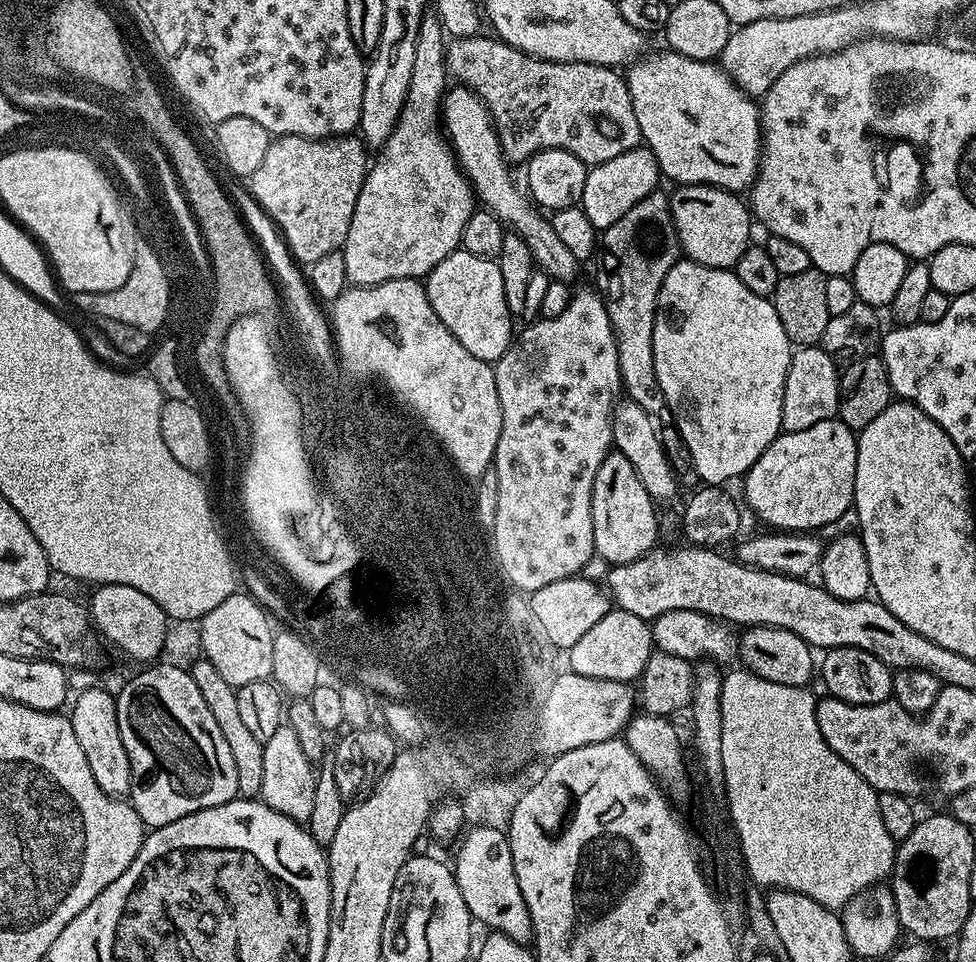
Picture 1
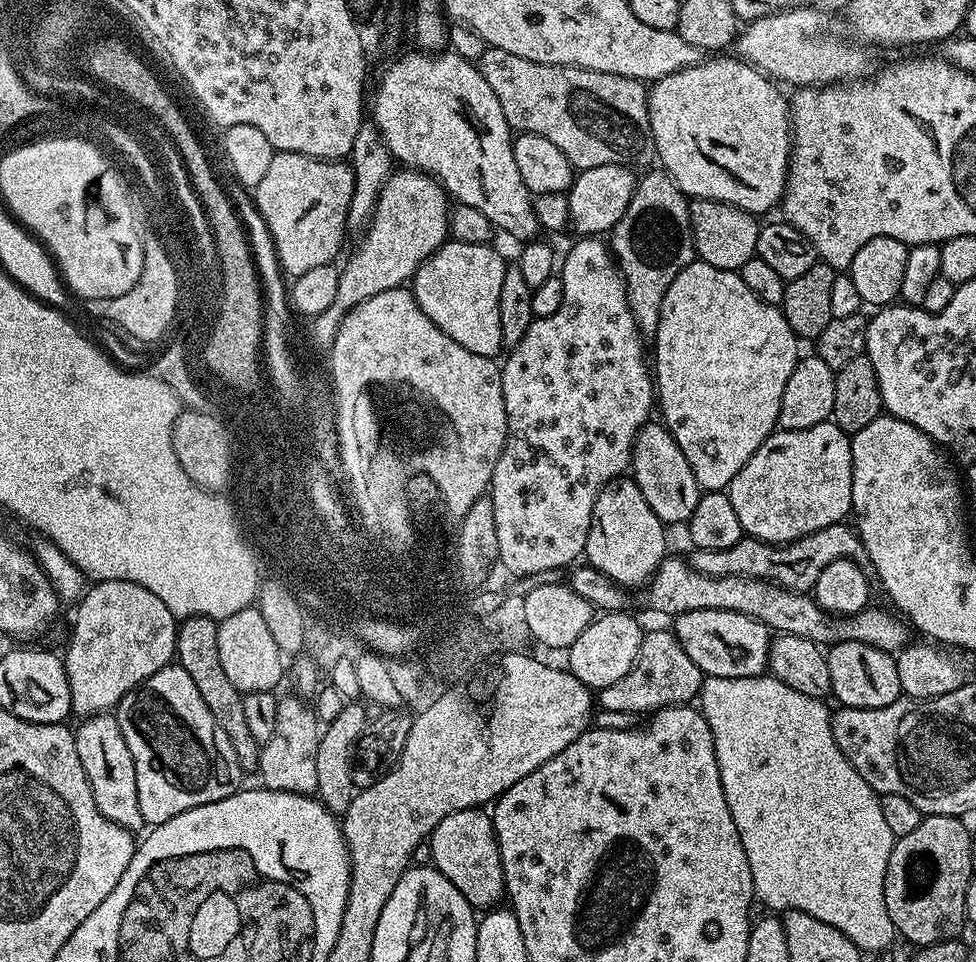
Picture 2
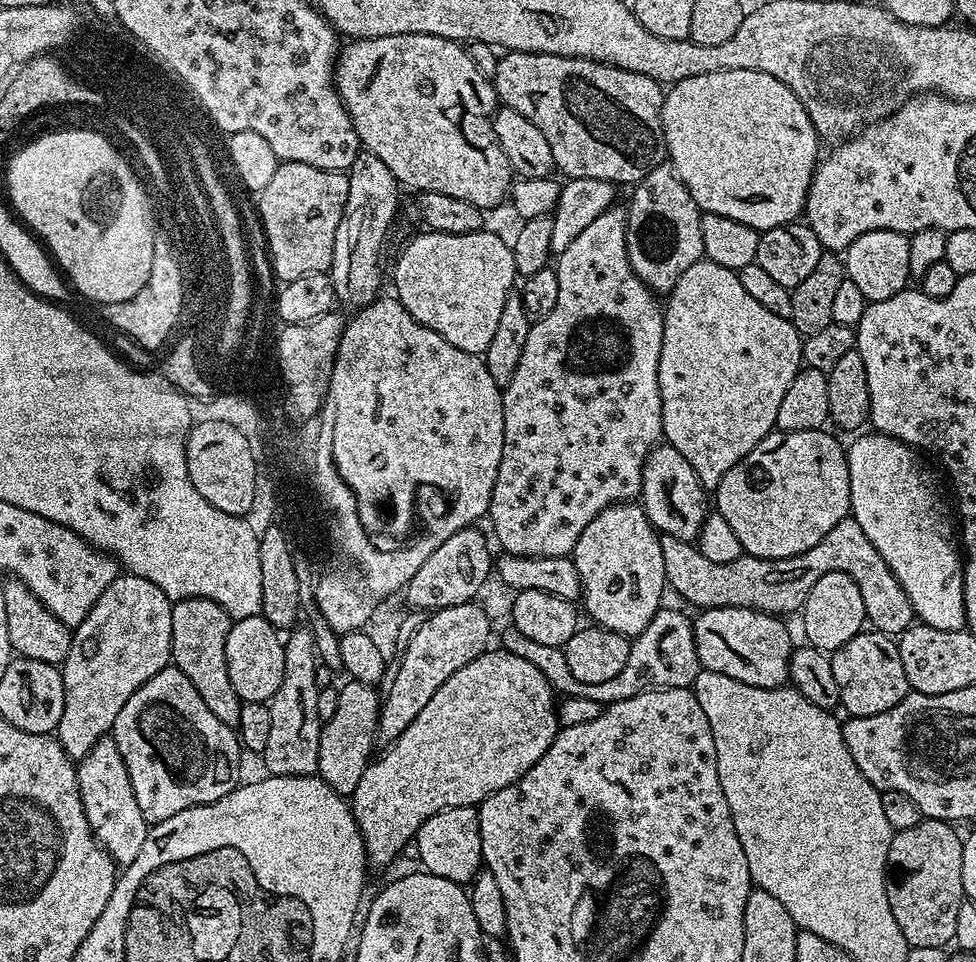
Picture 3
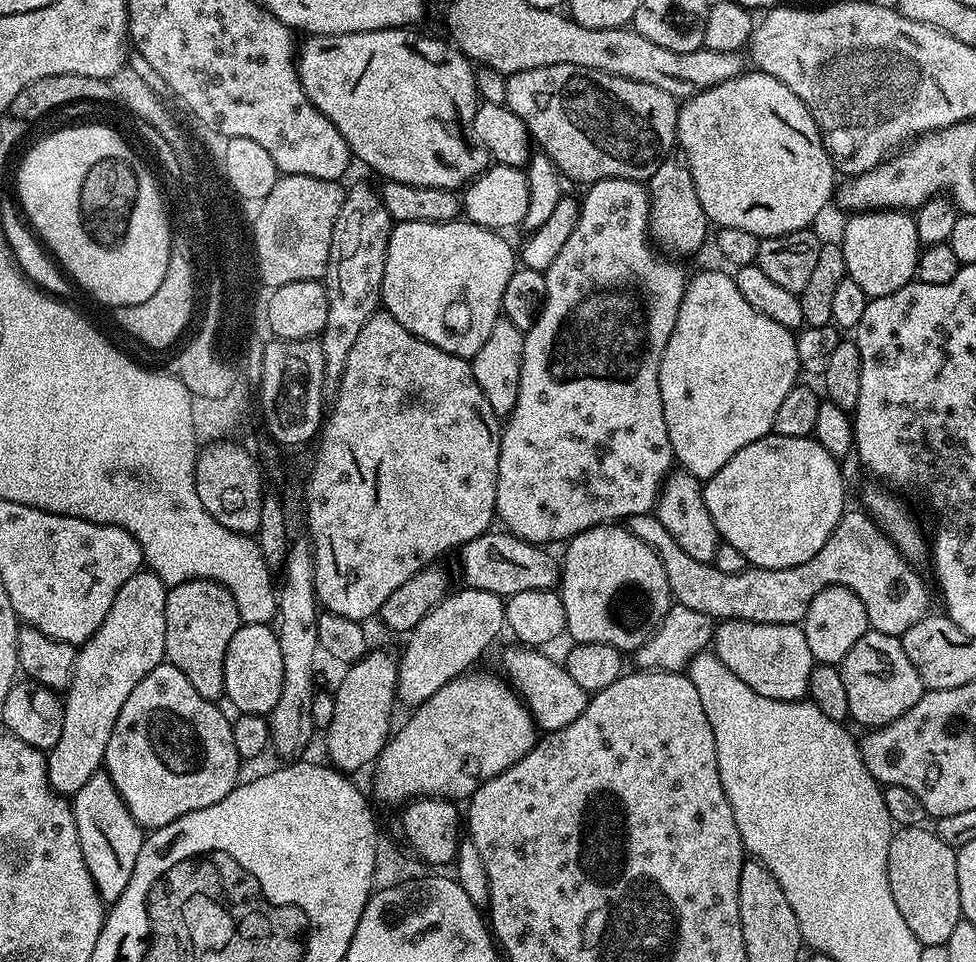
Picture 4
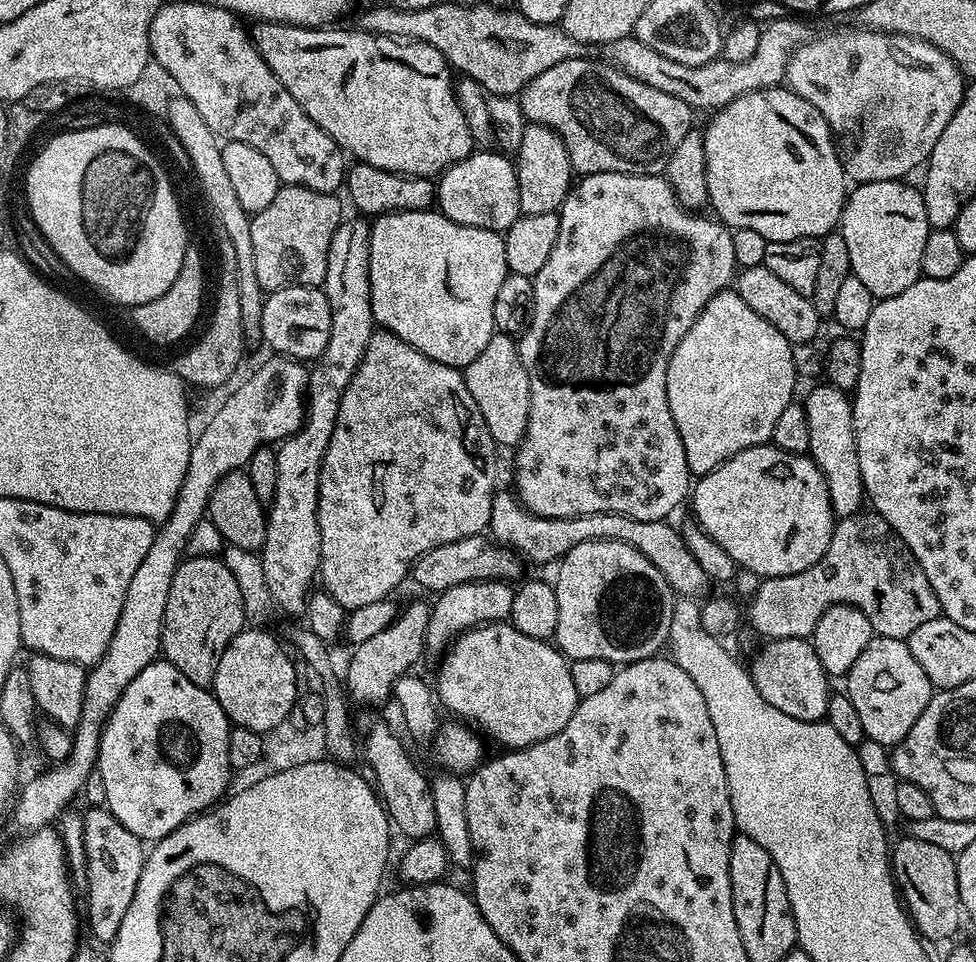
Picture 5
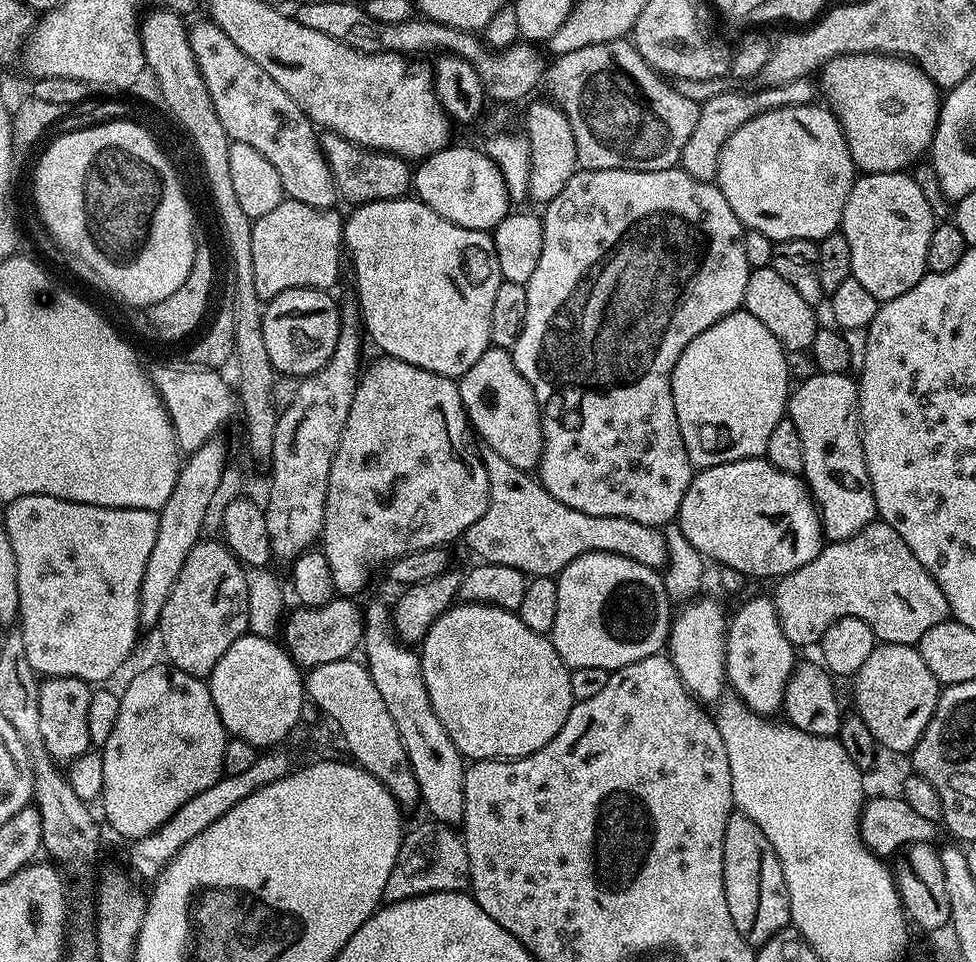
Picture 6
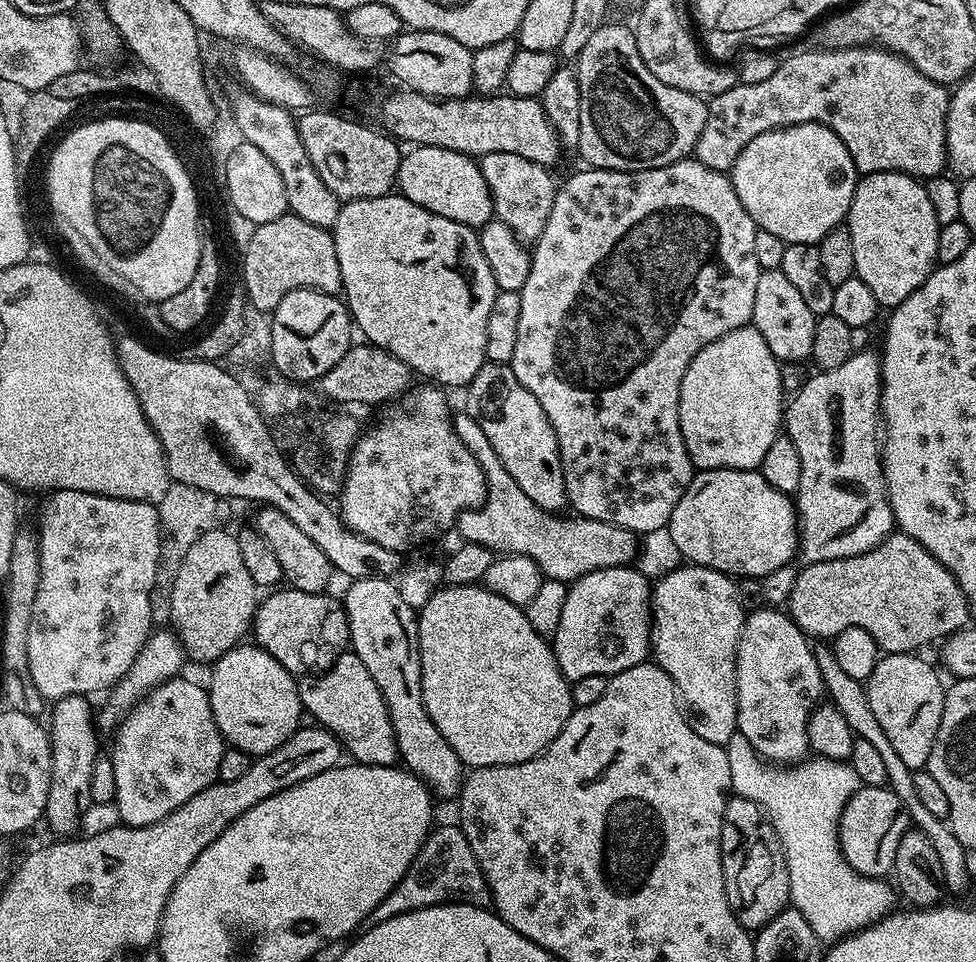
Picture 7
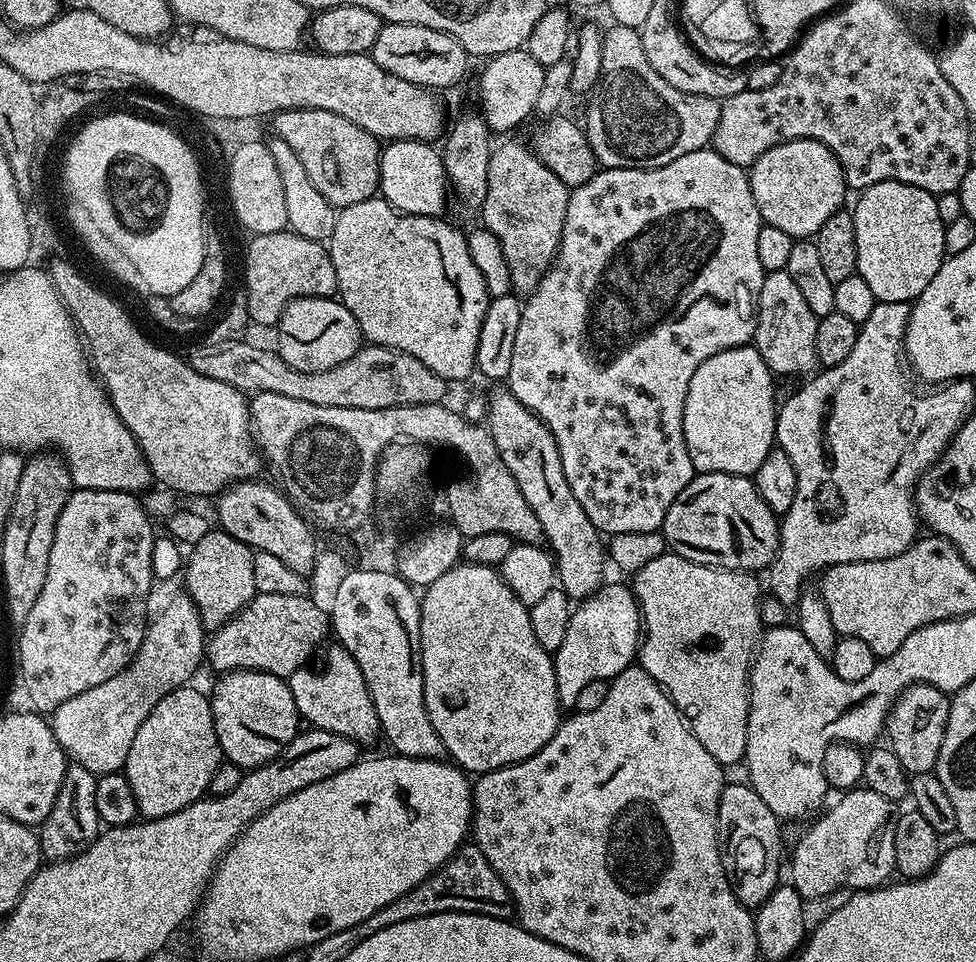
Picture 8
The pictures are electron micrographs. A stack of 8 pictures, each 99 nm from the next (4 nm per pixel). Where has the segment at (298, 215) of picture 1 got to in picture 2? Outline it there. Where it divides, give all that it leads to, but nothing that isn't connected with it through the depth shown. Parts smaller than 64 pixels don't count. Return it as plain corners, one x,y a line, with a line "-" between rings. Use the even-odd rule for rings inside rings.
293,152
273,155
262,182
254,190
254,201
273,236
285,277
301,276
306,270
337,259
348,228
348,207
353,194
354,174
347,163
316,160

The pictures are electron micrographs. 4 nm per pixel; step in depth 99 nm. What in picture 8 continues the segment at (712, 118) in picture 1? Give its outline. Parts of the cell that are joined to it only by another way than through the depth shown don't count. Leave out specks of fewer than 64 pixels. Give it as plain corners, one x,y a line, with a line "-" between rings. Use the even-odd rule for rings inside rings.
791,140
766,150
752,164
748,181
761,221
786,230
793,238
815,237
822,222
845,207
842,166
832,151
817,140

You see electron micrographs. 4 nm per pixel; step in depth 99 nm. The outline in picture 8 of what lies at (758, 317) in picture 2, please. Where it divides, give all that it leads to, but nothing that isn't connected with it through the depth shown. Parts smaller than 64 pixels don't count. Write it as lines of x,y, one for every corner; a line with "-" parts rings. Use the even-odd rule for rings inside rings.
754,346
722,350
714,354
714,358
706,358
706,362
694,370
684,407
684,437
686,450
690,450
690,462
697,473
725,472
751,477
758,466
762,466
762,458
766,458
768,451
774,447
776,438
778,405
774,398
773,379
774,373
768,369
762,354
758,354

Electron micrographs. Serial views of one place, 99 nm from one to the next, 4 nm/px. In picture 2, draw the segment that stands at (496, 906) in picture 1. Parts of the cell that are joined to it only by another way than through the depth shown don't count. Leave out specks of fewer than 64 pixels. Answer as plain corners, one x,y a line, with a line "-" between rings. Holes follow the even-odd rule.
483,807
458,810
433,830
426,848
432,851
431,867
437,868
442,875
472,904
473,909
487,910
499,905
505,899
502,858
498,854
496,831
492,817

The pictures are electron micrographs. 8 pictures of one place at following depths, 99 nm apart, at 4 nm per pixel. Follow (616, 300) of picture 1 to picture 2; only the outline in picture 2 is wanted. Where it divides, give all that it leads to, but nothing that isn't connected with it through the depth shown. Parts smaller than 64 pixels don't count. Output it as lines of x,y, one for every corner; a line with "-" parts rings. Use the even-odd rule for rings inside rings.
655,171
637,179
630,206
626,206
626,214
618,218
610,233
610,251
624,278
630,314
634,314
634,322
644,338
656,335
658,318
662,314
662,298
666,298
670,282
674,282
680,271
697,259
689,197
667,172

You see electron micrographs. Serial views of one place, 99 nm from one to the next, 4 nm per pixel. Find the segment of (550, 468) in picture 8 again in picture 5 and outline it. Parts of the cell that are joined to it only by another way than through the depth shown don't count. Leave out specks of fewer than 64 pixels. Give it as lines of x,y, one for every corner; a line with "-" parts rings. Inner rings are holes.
494,334
490,342
486,342
486,350
462,371
466,390
470,390
474,402
478,402
486,430
490,430
496,445
504,447
505,444
509,450
515,449
524,439
530,418
530,378
526,366
522,366
519,343
511,336

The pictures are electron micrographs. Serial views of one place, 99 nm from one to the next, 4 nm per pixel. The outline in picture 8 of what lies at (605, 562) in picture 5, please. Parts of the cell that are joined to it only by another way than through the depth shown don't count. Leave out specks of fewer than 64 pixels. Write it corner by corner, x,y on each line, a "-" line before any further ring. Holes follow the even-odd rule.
605,583
593,596
579,601
572,609
570,626
566,626
566,638
554,654
561,709
575,709
578,694
589,682
611,682
619,672
633,667
641,639
640,606
627,583

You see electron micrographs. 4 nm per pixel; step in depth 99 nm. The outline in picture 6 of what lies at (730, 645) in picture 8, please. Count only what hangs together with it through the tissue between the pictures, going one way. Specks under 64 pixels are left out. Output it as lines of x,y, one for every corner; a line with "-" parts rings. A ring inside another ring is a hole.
693,599
675,613
672,626
668,630
666,655
672,661
682,686
701,705
715,705
725,695
726,681
726,642
728,641
729,613
716,600

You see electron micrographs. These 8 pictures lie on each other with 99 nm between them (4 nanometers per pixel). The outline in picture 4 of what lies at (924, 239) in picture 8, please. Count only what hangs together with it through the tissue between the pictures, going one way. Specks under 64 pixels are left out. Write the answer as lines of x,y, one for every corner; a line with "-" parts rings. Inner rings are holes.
892,206
886,208
849,215
844,224
842,247
847,279
858,282
869,298
894,294
894,290
902,290
902,286
913,283
916,263
922,251
915,215

